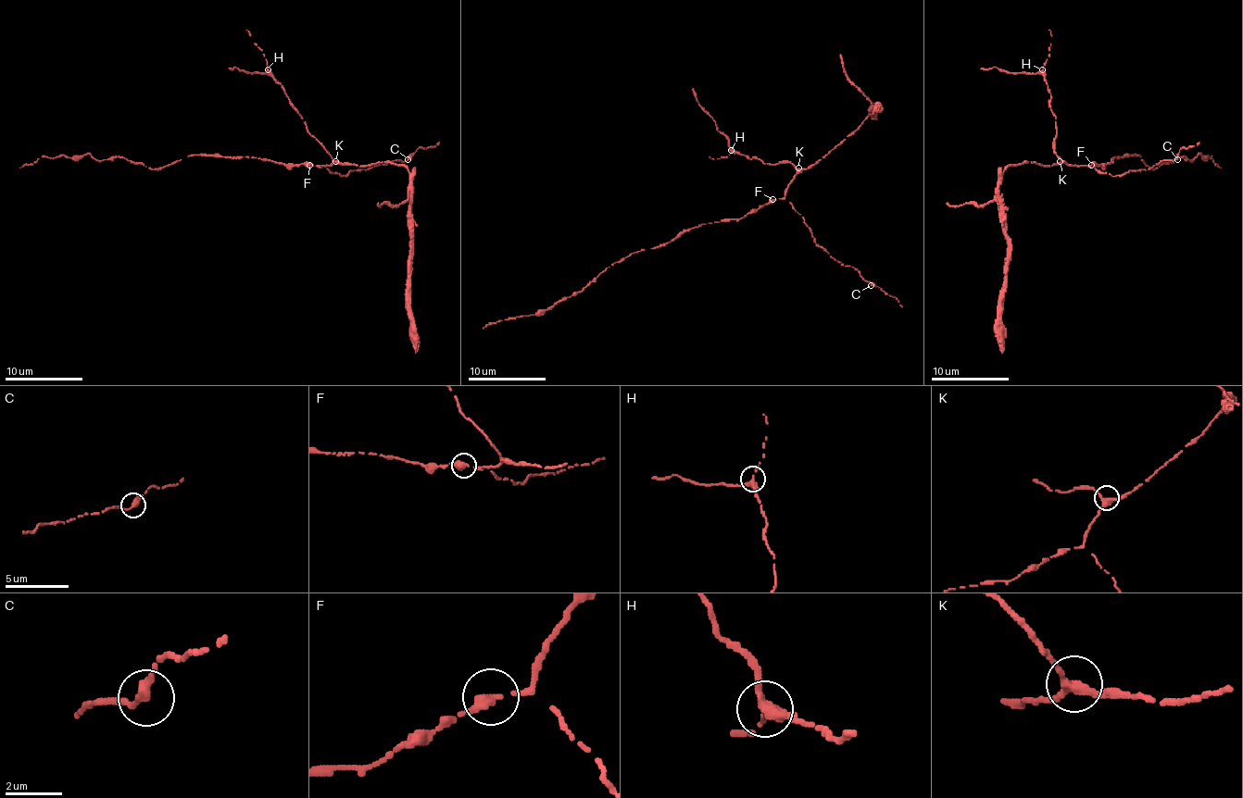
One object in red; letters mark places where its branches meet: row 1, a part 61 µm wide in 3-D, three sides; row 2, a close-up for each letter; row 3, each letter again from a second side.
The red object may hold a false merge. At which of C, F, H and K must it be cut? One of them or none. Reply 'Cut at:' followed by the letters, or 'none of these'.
Cut at: F

